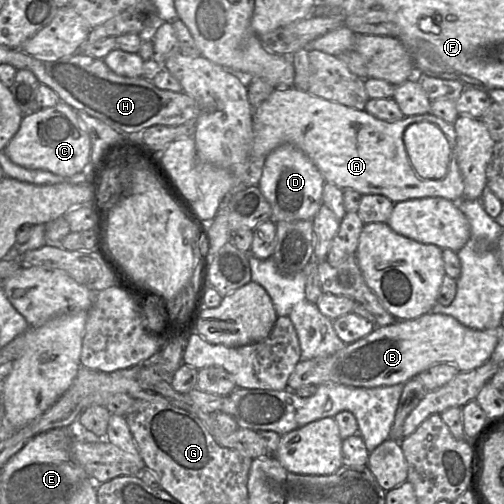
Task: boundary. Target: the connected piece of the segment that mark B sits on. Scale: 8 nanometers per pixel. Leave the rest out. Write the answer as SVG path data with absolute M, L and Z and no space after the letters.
M428 313L413 320L396 321L375 329L366 337L327 357L300 360L285 390L303 386L337 383L373 388L405 384L420 372L438 363L455 365L460 372L474 370L491 358L499 339L499 329L475 330L446 314Z

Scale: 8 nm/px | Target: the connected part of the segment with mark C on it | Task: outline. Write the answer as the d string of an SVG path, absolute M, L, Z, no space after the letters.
M60 100L53 107L41 108L24 115L19 130L3 151L19 166L47 170L60 176L73 176L89 167L91 141L79 121L77 112Z

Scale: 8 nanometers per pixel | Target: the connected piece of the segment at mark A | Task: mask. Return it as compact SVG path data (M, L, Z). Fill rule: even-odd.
M290 87L275 88L254 110L252 121L251 161L263 163L273 150L284 144L291 144L309 157L325 182L343 190L351 188L362 195L381 194L393 203L424 197L443 197L451 201L463 198L464 183L457 164L455 127L453 123L431 113L404 116L400 120L388 122L366 110ZM419 123L436 125L449 142L450 163L446 175L441 179L423 178L411 164L404 135L411 125Z

